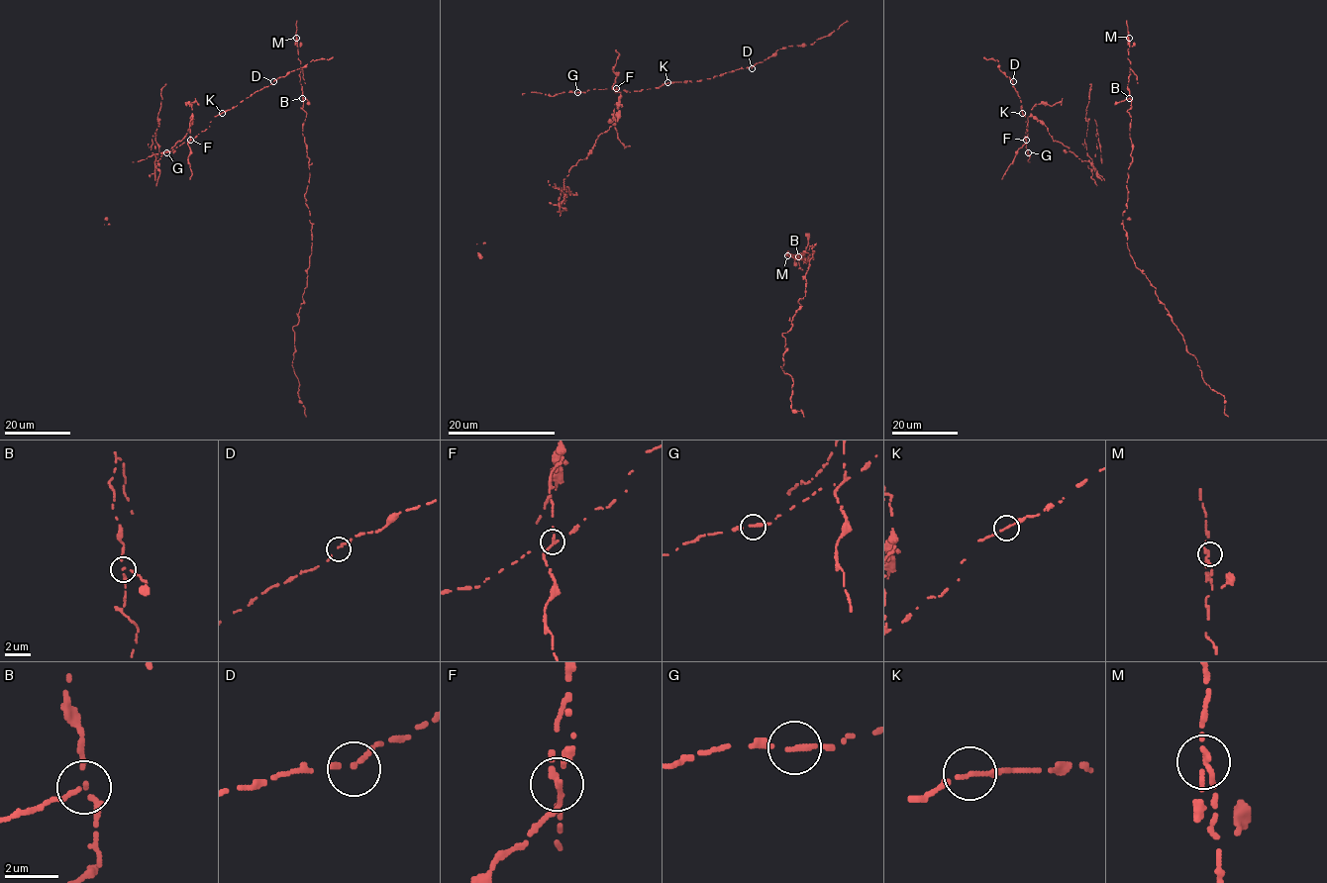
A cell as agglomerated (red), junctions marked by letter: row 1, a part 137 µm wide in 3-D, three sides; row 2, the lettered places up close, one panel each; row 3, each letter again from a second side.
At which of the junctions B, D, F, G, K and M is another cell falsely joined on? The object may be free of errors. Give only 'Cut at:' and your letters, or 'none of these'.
Cut at: F

